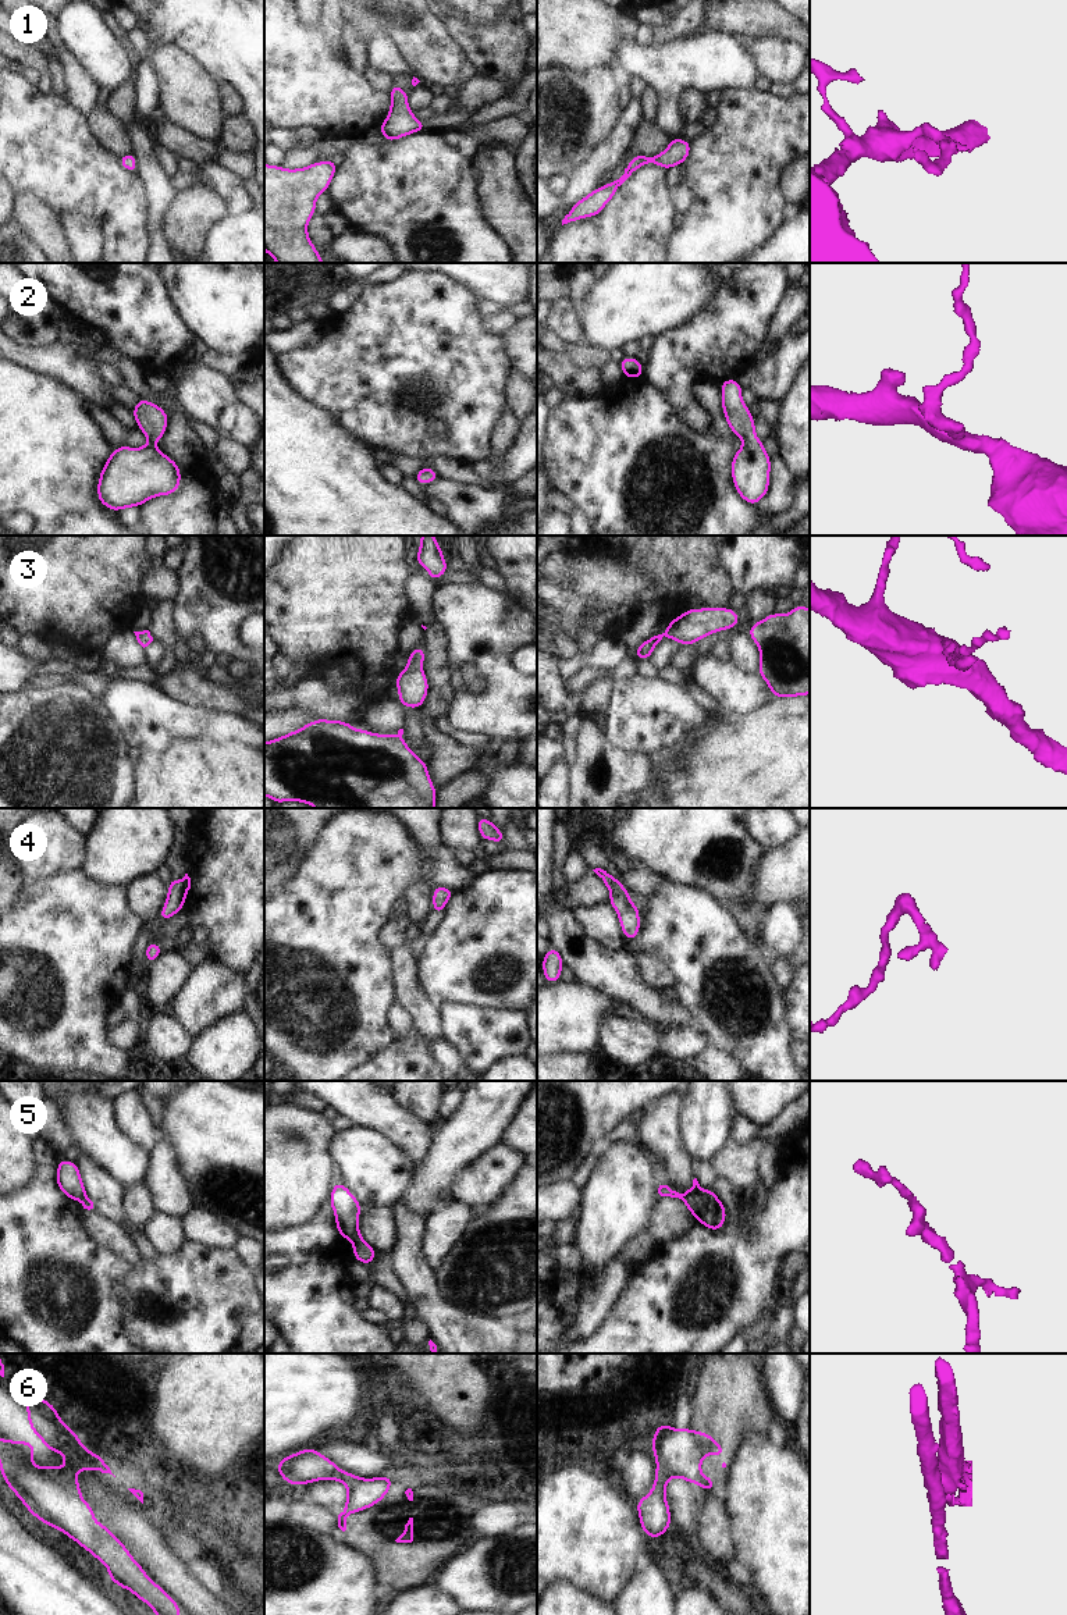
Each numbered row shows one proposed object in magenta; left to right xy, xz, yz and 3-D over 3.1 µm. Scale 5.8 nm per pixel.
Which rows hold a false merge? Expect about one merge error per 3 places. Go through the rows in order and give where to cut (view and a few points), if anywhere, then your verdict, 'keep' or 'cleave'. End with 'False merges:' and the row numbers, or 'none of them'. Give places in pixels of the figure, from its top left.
1: no cut | keep
2: no cut | keep
3: no cut | keep
4: no cut | keep
5: yz (699, 1188), (682, 1199) | cleave
6: xy (60, 1471), (63, 1483), (70, 1490), (79, 1493) | cleave
False merges: 5, 6

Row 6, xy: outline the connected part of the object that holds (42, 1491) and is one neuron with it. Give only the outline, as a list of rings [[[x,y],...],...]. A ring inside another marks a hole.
[[[0,1438],[0,1473],[25,1508],[103,1562],[110,1580],[149,1604],[154,1615],[179,1615],[181,1607],[146,1575],[107,1526],[95,1520],[95,1512],[81,1493],[68,1490],[61,1470],[33,1463],[32,1452],[36,1449],[29,1441]]]

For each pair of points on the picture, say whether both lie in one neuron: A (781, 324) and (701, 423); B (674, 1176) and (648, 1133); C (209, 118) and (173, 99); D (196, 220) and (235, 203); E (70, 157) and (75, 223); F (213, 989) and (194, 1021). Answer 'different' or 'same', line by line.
A: different
B: same
C: same
D: different
E: different
F: same

